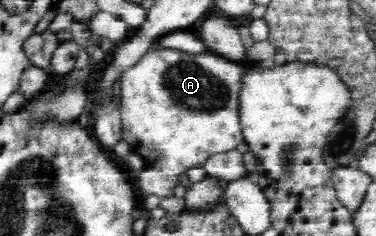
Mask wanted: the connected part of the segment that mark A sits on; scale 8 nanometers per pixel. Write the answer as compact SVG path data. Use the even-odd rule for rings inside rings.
M154 45L151 47L133 66L130 66L120 78L122 98L120 100L120 119L122 124L122 140L128 142L137 155L144 160L145 166L138 174L137 190L145 192L145 196L155 195L165 197L174 190L175 183L178 182L180 174L187 173L194 167L201 167L214 154L221 154L236 150L240 142L244 142L242 133L242 123L240 122L240 94L242 93L243 81L245 81L247 67L244 63L234 63L225 60L223 57L213 53L189 54L176 48L167 48L166 46Z

